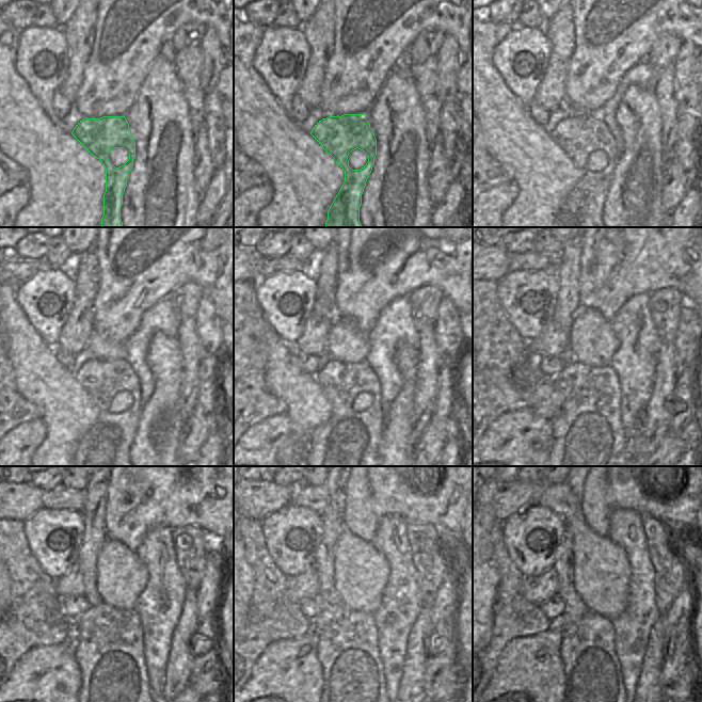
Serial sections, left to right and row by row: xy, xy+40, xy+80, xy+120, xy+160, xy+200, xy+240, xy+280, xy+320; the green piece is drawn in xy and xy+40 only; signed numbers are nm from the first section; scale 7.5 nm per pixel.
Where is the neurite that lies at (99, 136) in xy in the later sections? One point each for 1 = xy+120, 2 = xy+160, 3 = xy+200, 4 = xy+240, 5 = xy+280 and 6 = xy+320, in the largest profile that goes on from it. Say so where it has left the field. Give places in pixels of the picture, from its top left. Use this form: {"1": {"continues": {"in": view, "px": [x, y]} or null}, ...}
{"1": {"continues": {"in": "xy+120", "px": [106, 444]}}, "2": {"continues": {"in": "xy+160", "px": [347, 444]}}, "3": {"continues": {"in": "xy+200", "px": [590, 444]}}, "4": {"continues": {"in": "xy+240", "px": [110, 653]}}, "5": {"continues": {"in": "xy+280", "px": [353, 682]}}, "6": {"continues": {"in": "xy+320", "px": [592, 671]}}}

